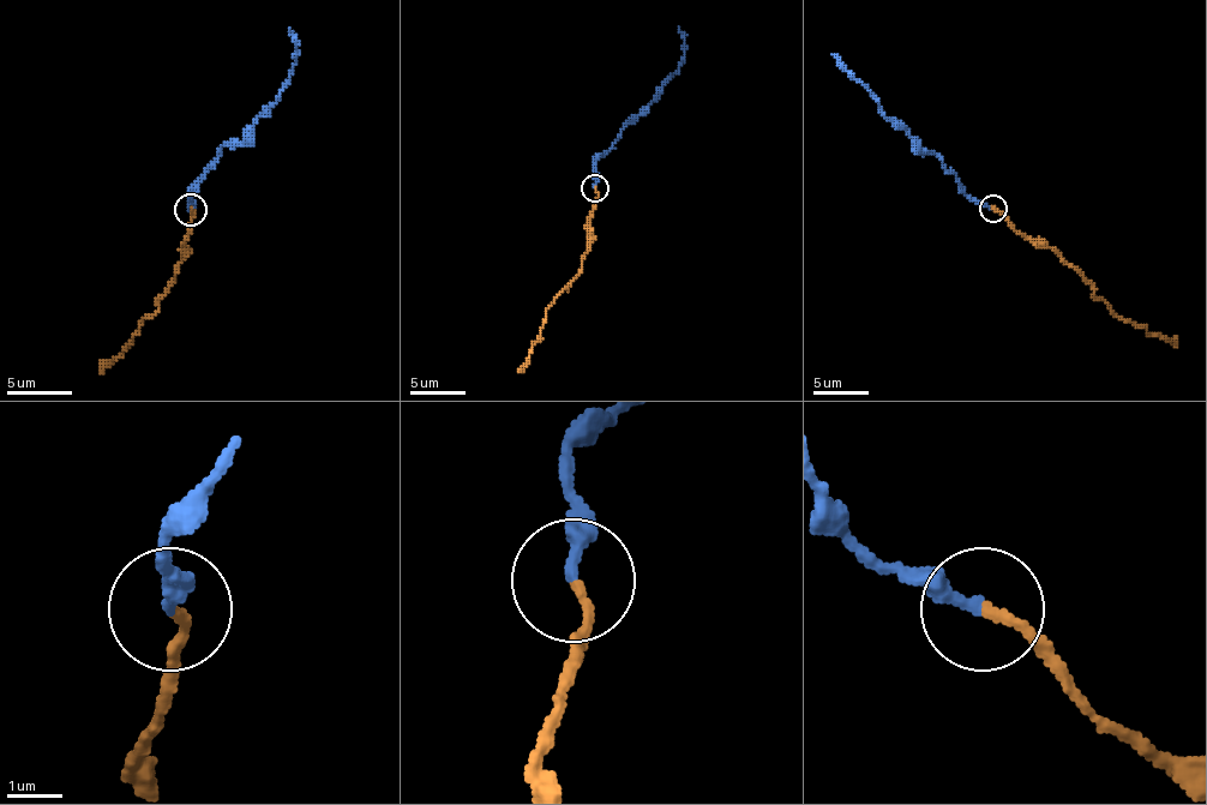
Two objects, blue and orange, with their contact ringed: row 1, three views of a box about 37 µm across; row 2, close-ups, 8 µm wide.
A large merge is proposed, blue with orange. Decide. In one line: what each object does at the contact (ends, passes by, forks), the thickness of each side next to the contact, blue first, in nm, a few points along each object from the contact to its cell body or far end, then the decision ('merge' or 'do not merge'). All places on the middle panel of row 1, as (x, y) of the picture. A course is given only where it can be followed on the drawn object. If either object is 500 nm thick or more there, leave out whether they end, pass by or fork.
blue ends | orange ends | 240/170 nm | blue via (595, 187), (595, 160), (678, 67), (684, 54), (678, 26) | orange via (595, 187), (590, 247), (582, 270), (546, 311), (529, 361), (518, 372) | merge

